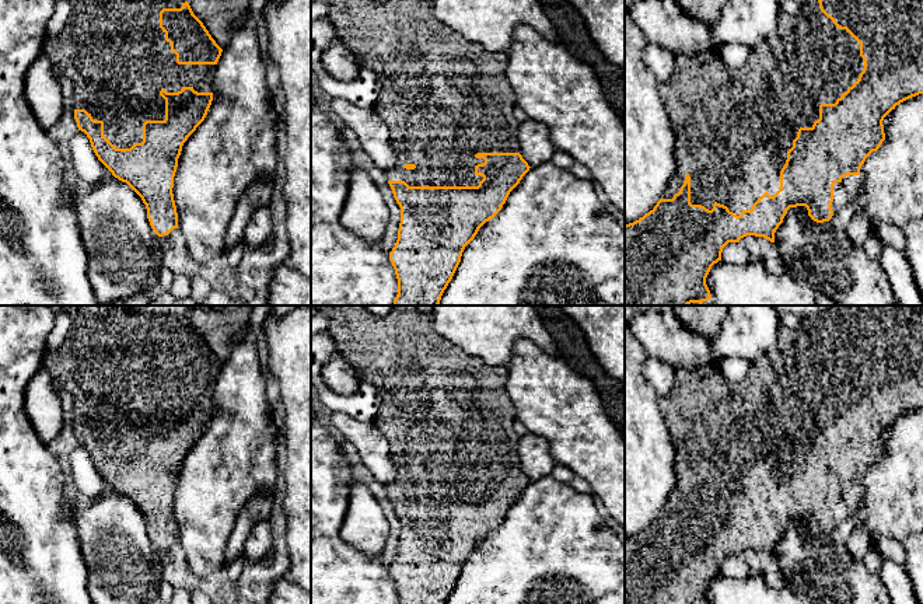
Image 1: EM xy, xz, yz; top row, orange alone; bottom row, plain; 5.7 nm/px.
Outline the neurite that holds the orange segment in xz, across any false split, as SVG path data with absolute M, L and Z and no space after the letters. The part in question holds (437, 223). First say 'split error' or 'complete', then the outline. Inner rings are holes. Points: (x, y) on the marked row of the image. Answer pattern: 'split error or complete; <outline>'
split error; M433 0L324 1L336 35L350 48L360 69L373 70L381 81L371 109L389 130L396 163L387 172L387 181L401 207L398 240L389 252L398 279L392 306L438 306L465 247L501 210L510 192L531 168L520 154L520 123L513 116L517 97L506 76L508 56L487 52L443 24L433 13Z

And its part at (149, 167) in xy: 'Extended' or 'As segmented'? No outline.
Extended

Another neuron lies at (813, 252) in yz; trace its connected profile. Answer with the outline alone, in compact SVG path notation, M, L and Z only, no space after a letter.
M805 206L787 210L775 233L773 245L789 276L826 294L838 306L896 306L889 277L880 261L868 255L864 247L854 247L846 231L833 231L829 221L814 221Z

